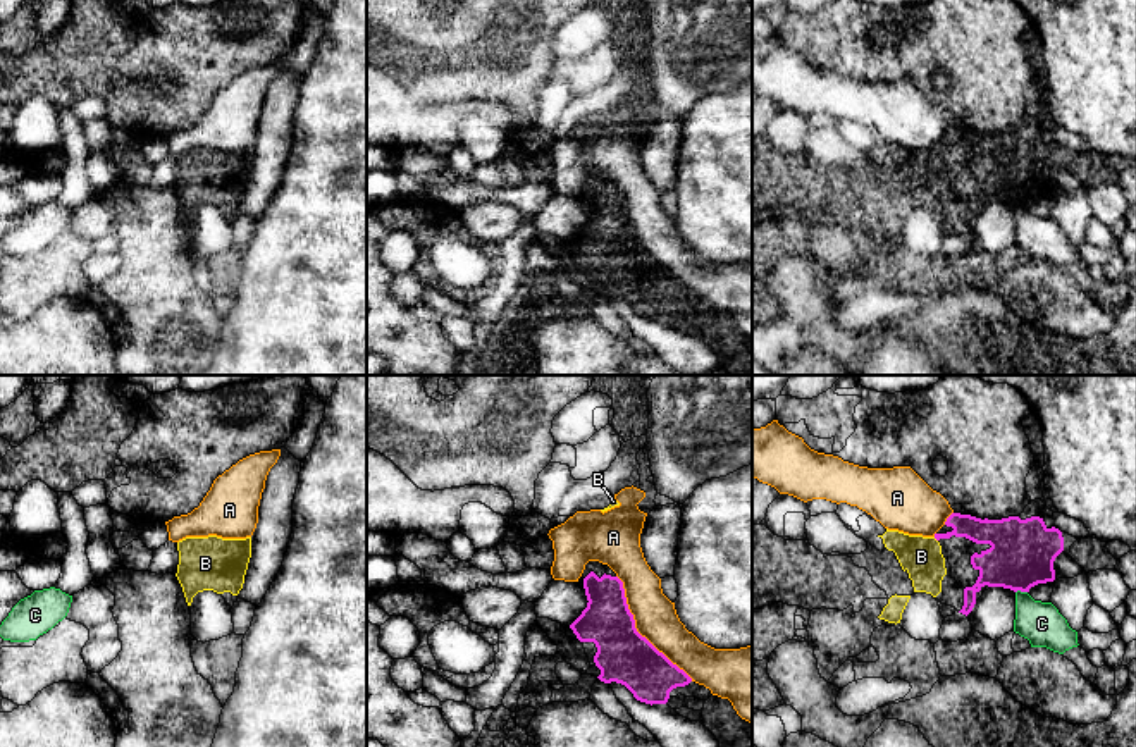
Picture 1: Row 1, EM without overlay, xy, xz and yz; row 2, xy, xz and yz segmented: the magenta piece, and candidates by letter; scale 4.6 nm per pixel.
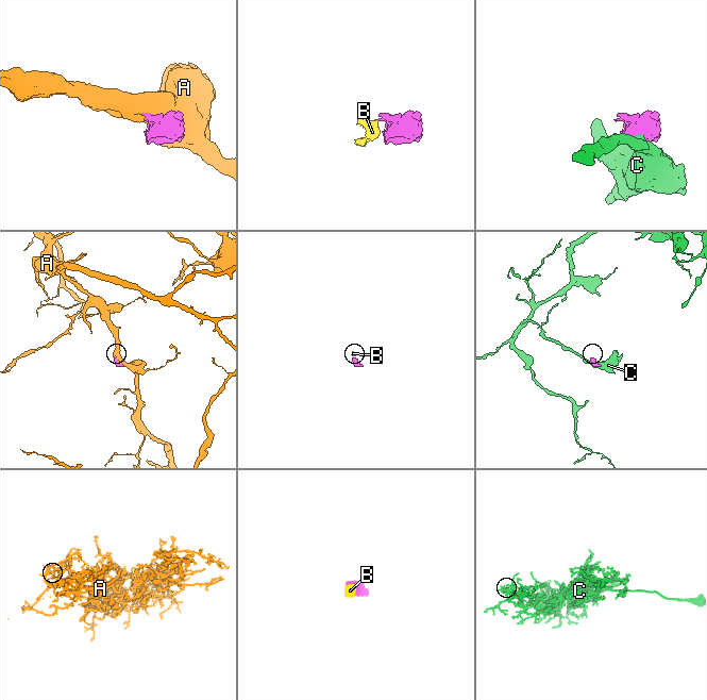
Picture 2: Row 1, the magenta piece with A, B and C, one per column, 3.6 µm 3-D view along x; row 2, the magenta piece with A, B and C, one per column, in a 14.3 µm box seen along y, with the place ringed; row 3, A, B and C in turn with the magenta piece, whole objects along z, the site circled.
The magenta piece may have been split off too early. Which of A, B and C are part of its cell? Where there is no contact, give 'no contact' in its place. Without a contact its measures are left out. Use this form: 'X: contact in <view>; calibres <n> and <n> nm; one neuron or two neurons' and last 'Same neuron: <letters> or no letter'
A: contact in xz; calibres 260 and 200 nm; two neurons
B: no contact; one neuron
C: contact in yz; calibres 300 and 200 nm; two neurons
Same neuron: B

